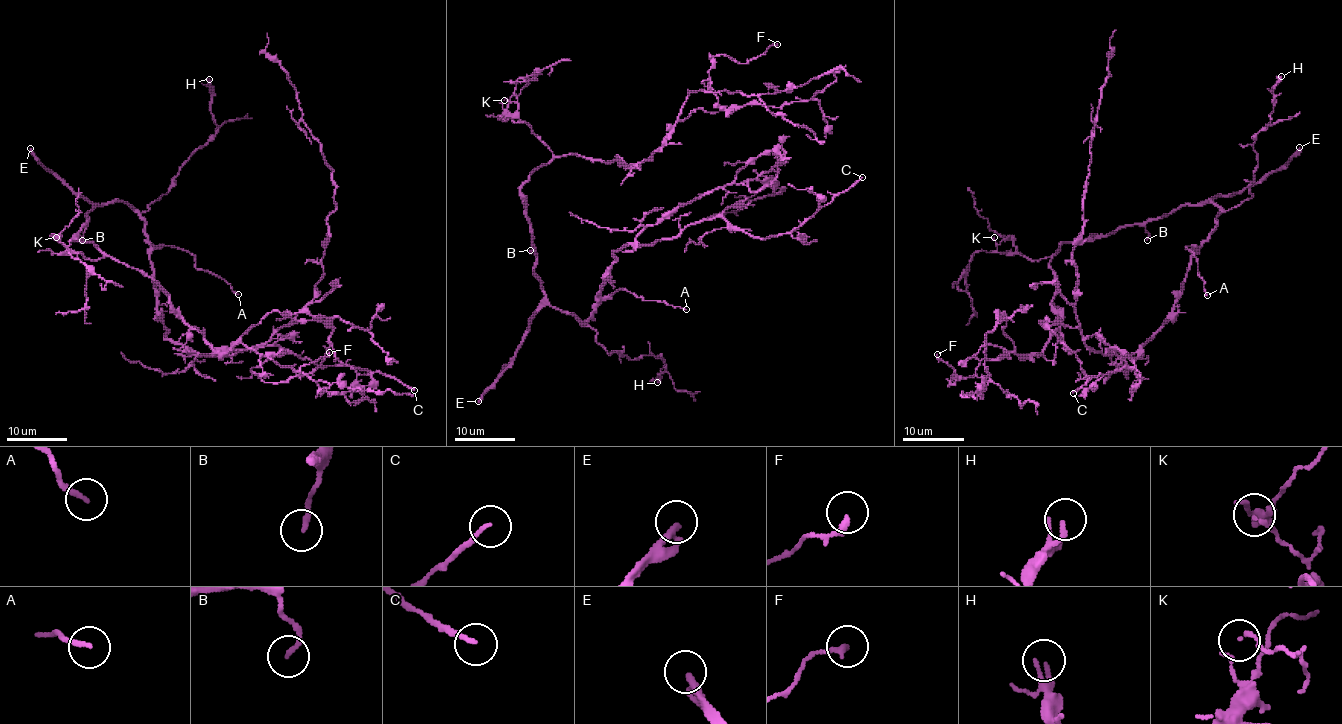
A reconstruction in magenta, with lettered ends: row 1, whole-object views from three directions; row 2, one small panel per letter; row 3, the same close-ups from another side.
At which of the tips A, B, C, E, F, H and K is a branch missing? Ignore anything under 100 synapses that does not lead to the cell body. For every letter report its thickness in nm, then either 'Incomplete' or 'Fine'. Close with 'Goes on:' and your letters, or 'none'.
A: Thickness 190 nm. Fine
B: Thickness 170 nm. Fine
C: Thickness 130 nm. Fine
E: Thickness 280 nm. Incomplete
F: Thickness 220 nm. Fine
H: Thickness 160 nm. Fine
K: Thickness 100 nm. Fine
Goes on: E

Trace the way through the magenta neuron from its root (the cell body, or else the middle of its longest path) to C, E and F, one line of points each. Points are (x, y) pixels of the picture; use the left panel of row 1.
C: (139, 215), (150, 244), (156, 314), (168, 338), (205, 355), (281, 346), (319, 366), (381, 372), (414, 390)
E: (139, 215), (124, 202), (97, 205), (80, 197), (56, 174), (50, 173), (30, 148)
F: (139, 215), (124, 202), (95, 205), (72, 240), (144, 271), (215, 352), (252, 347), (265, 382), (329, 352)

